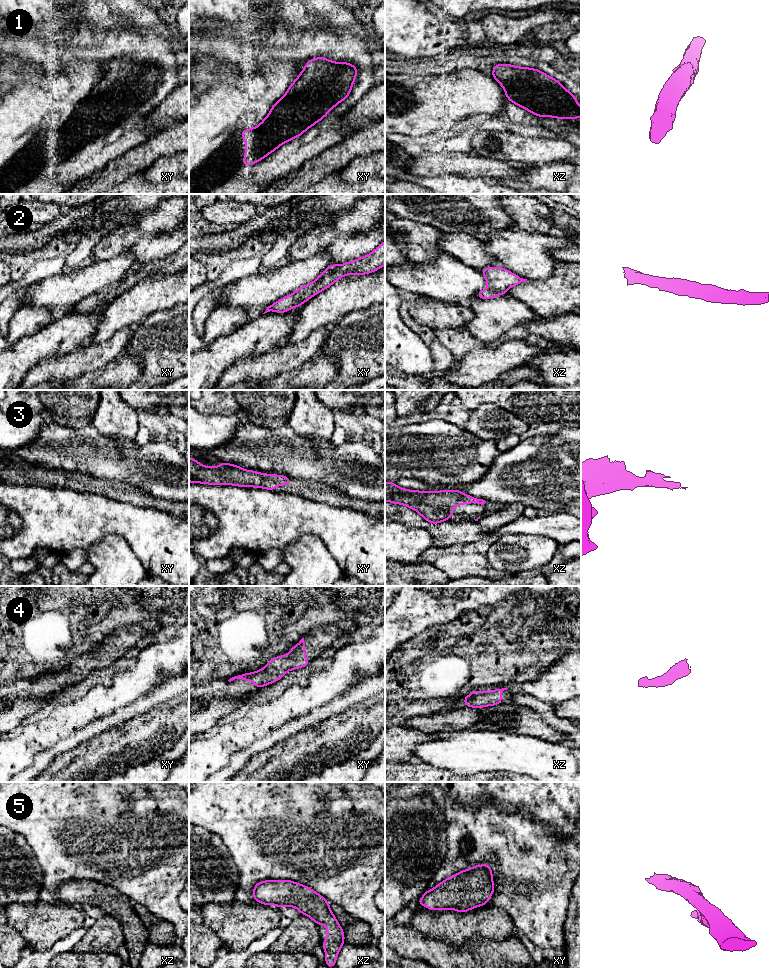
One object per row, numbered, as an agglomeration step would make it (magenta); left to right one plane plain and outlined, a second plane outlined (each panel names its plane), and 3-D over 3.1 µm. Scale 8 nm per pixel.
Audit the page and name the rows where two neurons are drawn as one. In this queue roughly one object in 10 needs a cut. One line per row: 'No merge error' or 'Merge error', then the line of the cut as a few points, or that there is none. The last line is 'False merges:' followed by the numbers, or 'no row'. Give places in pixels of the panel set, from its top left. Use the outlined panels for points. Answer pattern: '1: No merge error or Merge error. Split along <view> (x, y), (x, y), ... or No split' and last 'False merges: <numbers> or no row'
1: No merge error. No split
2: No merge error. No split
3: No merge error. No split
4: No merge error. No split
5: No merge error. No split
False merges: no row

